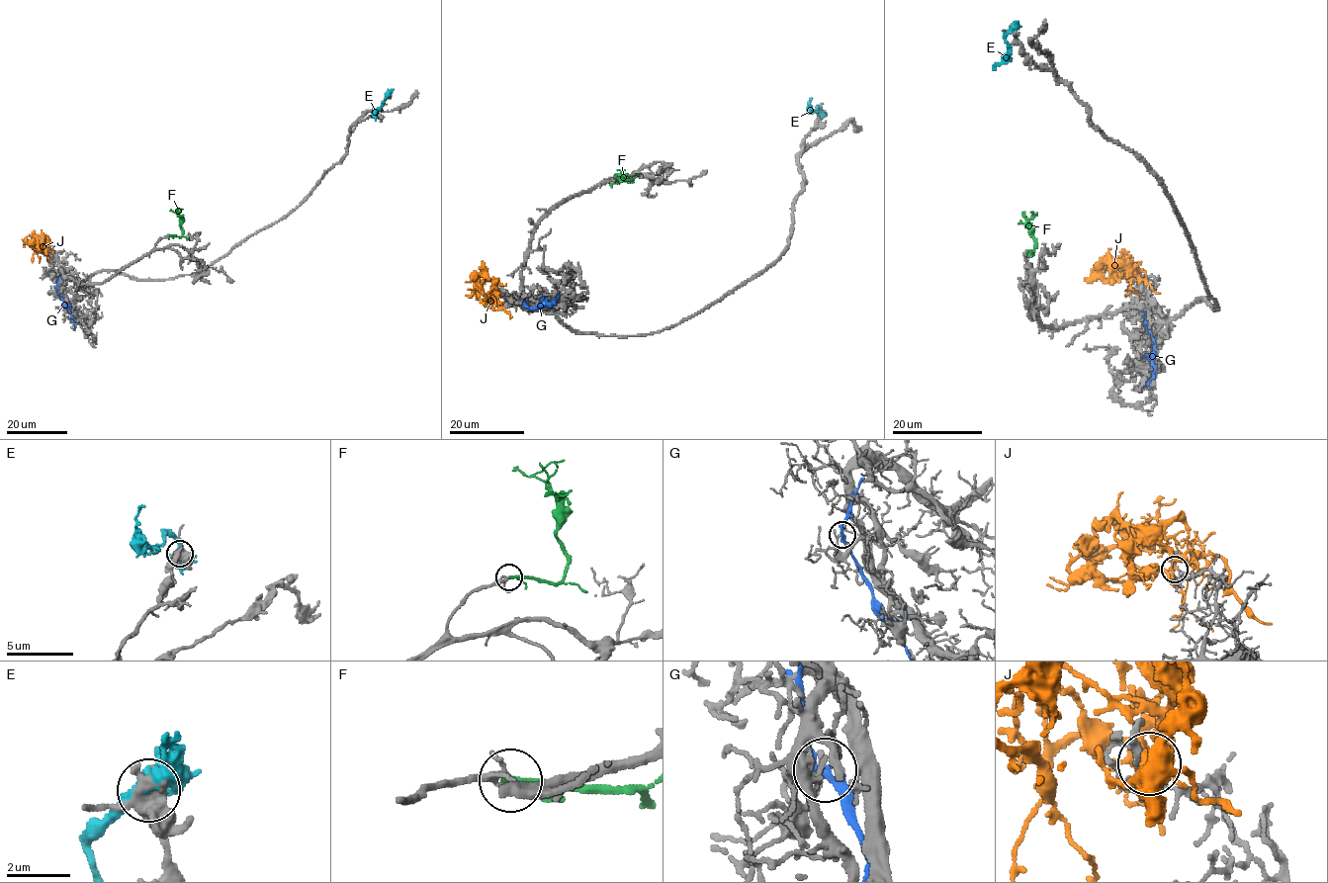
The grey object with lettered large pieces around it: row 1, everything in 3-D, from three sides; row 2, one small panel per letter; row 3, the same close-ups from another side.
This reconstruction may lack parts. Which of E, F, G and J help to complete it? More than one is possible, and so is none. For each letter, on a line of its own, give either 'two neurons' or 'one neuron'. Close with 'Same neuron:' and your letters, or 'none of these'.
E: two neurons
F: one neuron
G: two neurons
J: two neurons
Same neuron: F

